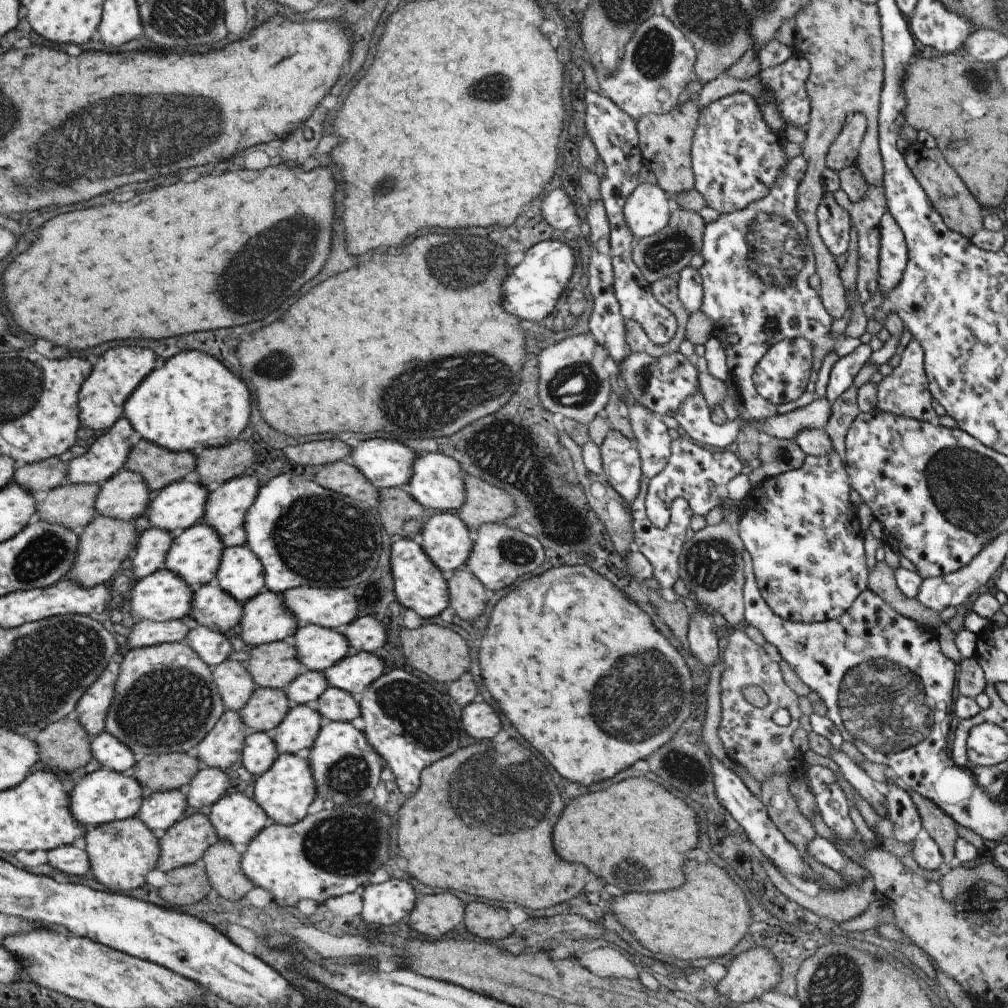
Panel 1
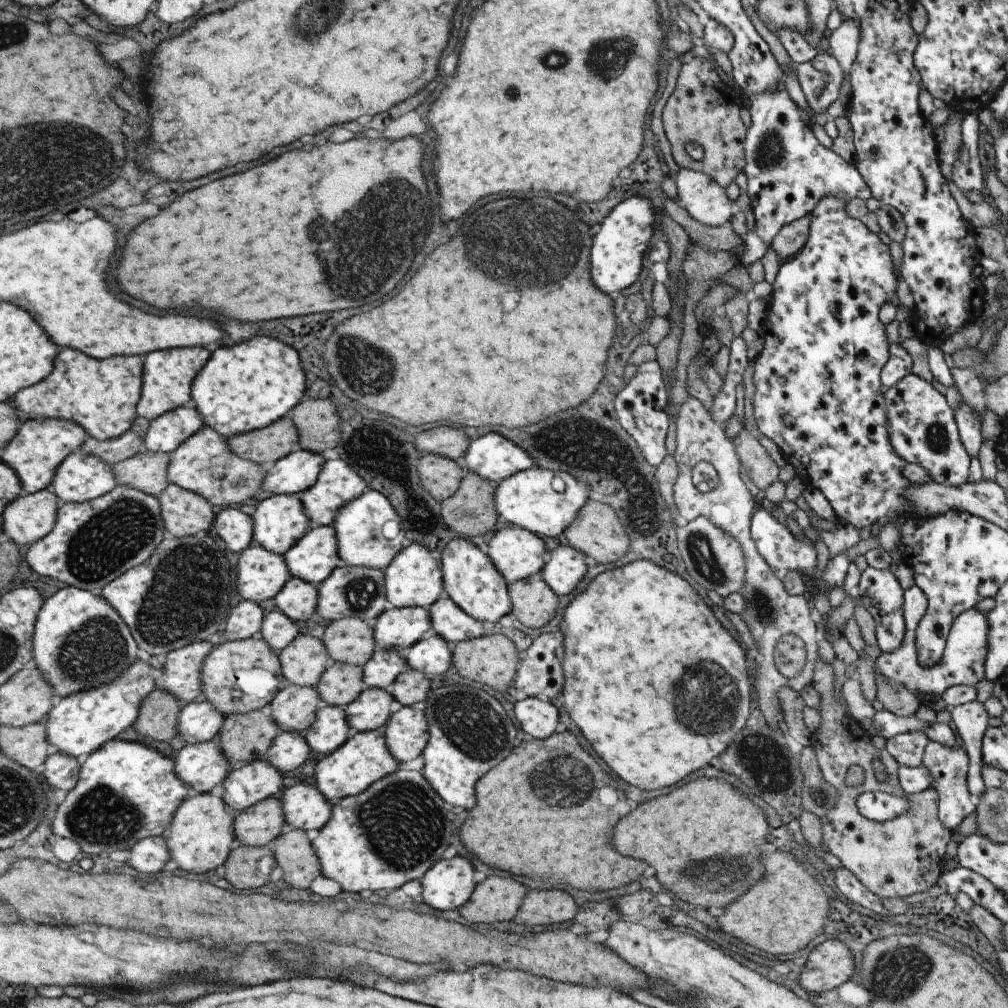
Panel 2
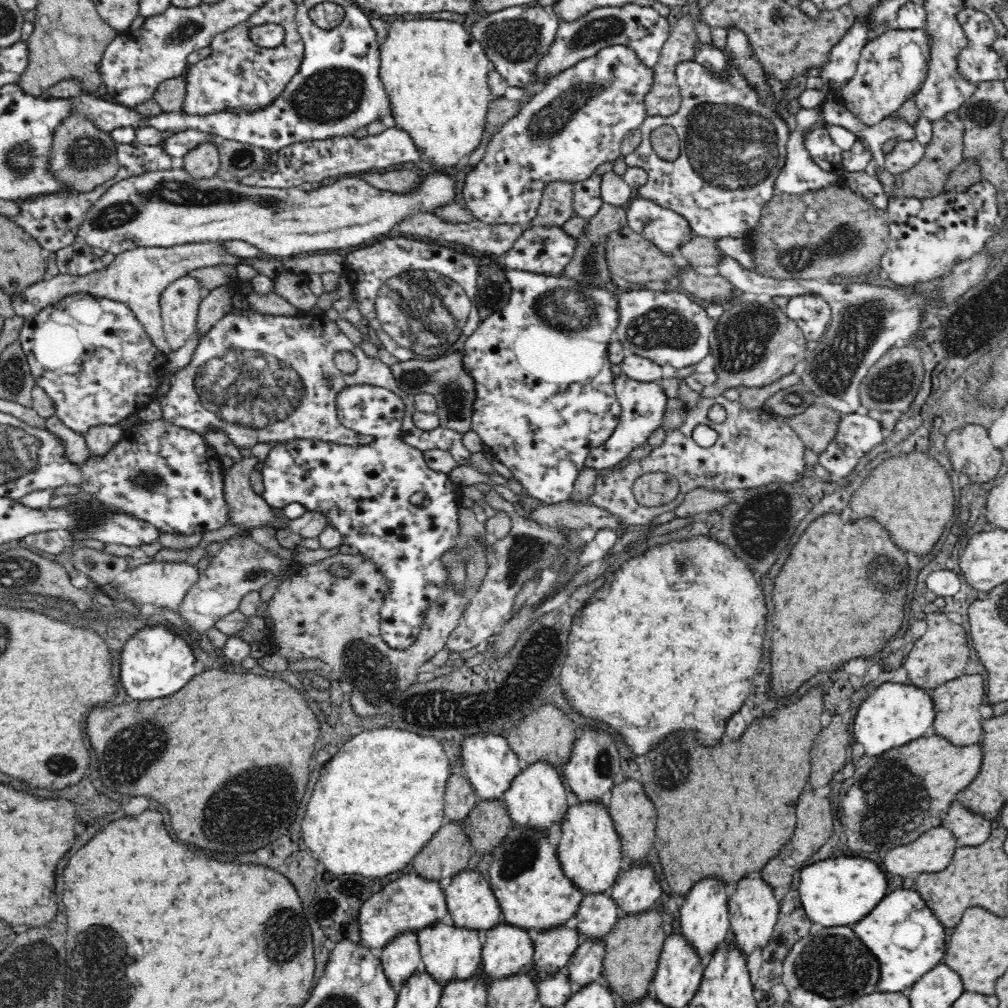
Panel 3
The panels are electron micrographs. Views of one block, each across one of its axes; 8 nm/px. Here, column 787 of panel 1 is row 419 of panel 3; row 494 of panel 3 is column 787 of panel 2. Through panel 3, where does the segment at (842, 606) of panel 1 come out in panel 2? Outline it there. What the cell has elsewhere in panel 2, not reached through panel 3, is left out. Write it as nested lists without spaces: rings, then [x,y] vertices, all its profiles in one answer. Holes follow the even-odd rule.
[[[752,511],[750,516],[750,537],[755,543],[759,556],[767,563],[767,566],[771,567],[771,570],[780,581],[791,571],[797,571],[803,576],[813,575],[815,570],[814,547],[795,540],[787,527],[779,524],[767,511]]]

